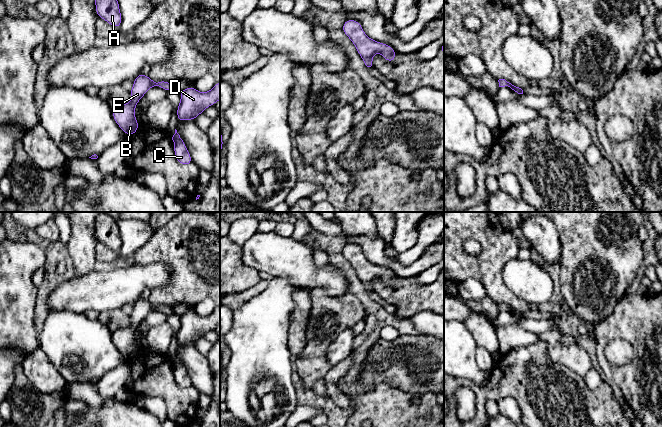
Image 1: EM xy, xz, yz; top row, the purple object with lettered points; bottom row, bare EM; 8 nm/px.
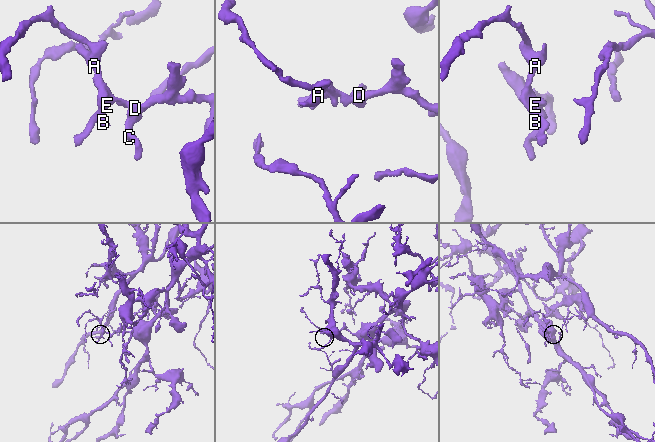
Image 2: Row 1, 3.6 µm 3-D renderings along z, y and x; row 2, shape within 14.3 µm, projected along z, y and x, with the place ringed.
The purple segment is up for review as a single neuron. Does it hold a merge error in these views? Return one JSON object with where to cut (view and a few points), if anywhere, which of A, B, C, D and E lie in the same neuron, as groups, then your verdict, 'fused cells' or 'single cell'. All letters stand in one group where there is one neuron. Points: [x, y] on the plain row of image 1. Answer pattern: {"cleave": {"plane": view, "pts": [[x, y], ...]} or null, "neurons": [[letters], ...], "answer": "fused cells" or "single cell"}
{"cleave": null, "neurons": [["A", "B", "C", "D", "E"]], "answer": "single cell"}

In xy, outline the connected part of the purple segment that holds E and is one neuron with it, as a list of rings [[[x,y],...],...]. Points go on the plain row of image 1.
[[[141,296],[134,303],[133,311],[130,315],[131,325],[112,333],[112,339],[115,346],[126,359],[132,360],[137,356],[139,347],[135,342],[135,331],[146,316],[154,310],[158,310],[167,316],[175,313],[172,307],[164,304],[156,307],[151,304],[150,300],[145,300]]]

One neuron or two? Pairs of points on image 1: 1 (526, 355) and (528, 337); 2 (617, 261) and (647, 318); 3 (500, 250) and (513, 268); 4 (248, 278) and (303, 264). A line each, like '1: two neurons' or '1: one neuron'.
1: two neurons
2: two neurons
3: two neurons
4: two neurons

